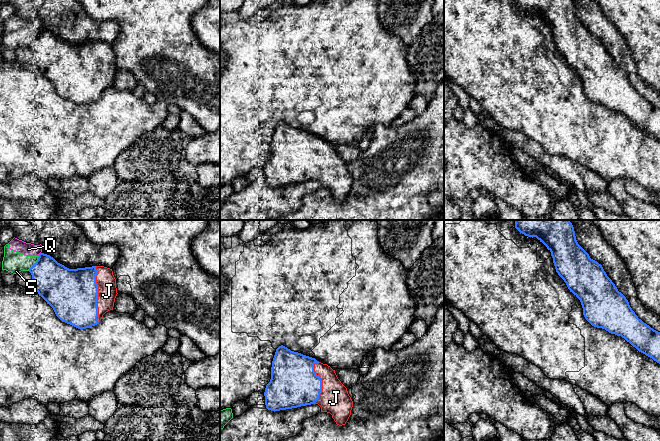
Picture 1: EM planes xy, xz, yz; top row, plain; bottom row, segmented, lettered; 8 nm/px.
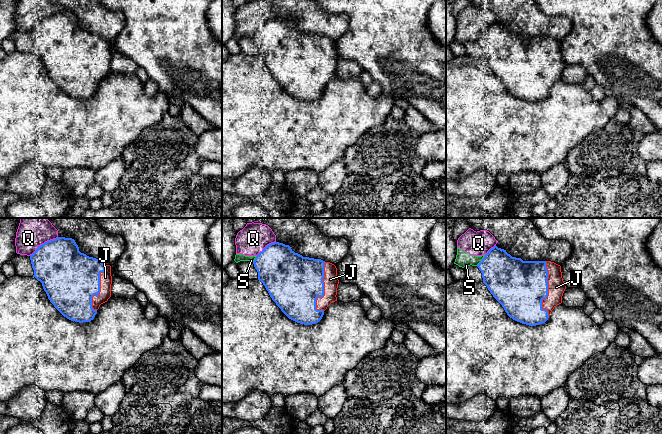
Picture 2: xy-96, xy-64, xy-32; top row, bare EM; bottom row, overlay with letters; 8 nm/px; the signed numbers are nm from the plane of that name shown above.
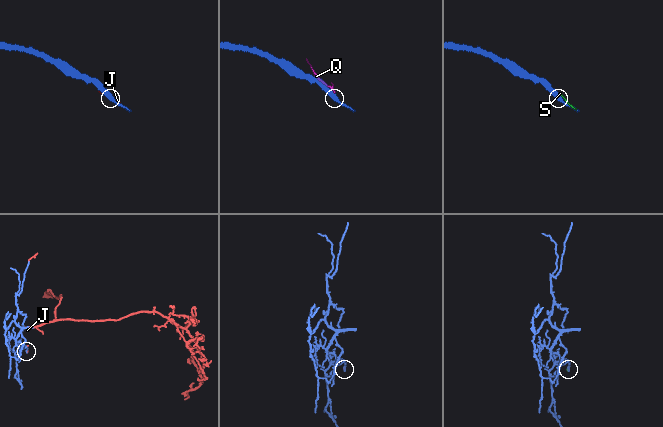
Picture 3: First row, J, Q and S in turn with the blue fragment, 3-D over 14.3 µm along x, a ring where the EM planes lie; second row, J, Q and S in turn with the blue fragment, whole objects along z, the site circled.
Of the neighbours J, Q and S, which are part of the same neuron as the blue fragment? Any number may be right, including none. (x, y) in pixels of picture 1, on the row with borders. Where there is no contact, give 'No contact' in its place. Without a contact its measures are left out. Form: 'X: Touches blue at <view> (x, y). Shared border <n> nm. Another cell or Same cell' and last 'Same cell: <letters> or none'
J: Touches blue at xy (97, 294). Shared border 460 nm. Same cell
Q: Touches blue at xy (39, 254). Shared border 40 nm. Another cell
S: Touches blue at xy (35, 263). Shared border 150 nm. Another cell
Same cell: J

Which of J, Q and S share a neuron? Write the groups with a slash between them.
J / Q S

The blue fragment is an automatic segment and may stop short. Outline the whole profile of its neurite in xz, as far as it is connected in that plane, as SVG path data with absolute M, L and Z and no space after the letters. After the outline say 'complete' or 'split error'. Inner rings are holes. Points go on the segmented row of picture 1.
M283 345L276 349L271 379L266 385L264 396L266 408L274 412L318 404L321 412L330 413L339 426L346 424L353 407L347 388L338 379L335 370L315 358L291 351Z; split error

